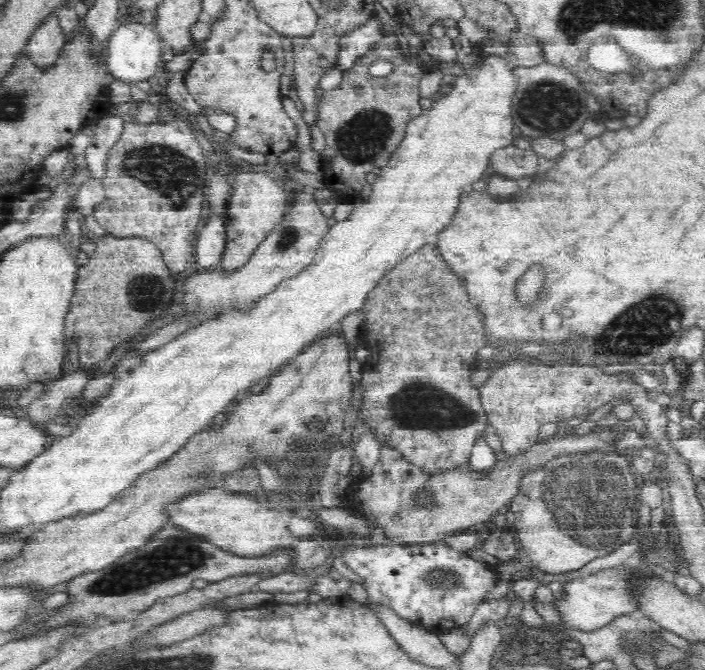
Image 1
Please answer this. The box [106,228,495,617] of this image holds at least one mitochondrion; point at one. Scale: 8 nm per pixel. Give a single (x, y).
(419, 404)

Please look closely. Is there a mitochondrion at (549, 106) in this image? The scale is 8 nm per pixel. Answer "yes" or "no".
yes

